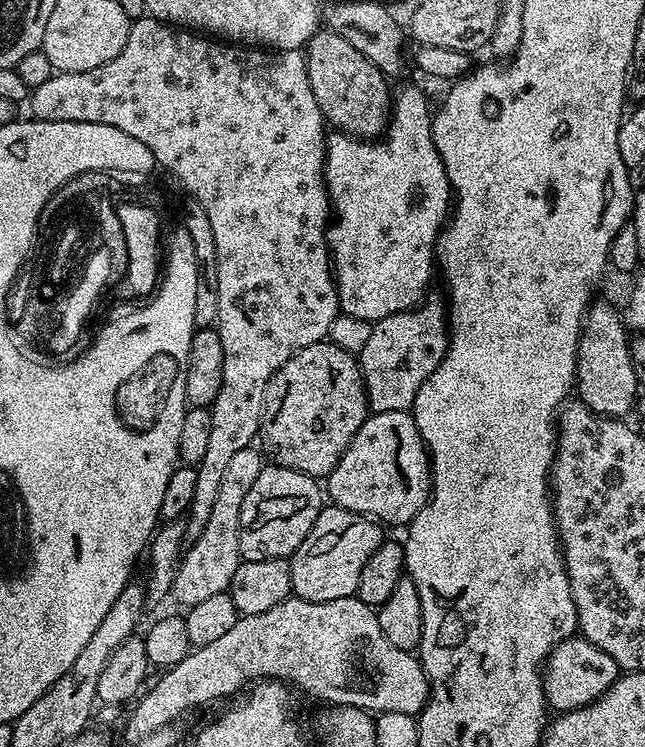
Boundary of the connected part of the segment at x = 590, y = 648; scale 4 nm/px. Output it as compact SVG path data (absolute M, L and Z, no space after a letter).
M577 634L553 646L551 656L543 665L542 675L545 696L550 698L551 707L562 713L578 710L606 694L606 690L610 690L610 686L622 675L622 669L614 658L610 658L610 654L606 654L606 650L598 650L598 646Z

